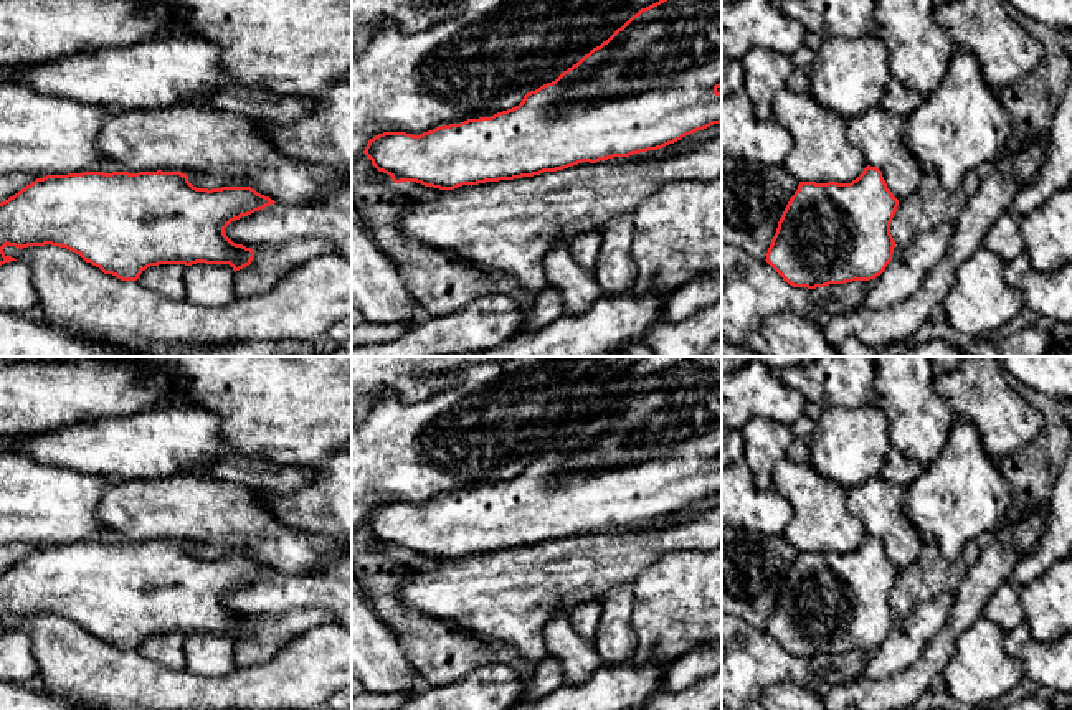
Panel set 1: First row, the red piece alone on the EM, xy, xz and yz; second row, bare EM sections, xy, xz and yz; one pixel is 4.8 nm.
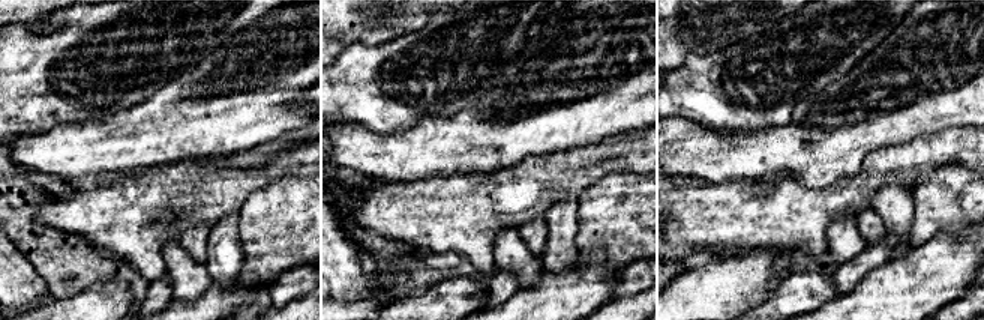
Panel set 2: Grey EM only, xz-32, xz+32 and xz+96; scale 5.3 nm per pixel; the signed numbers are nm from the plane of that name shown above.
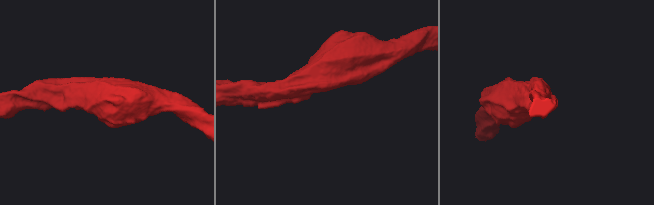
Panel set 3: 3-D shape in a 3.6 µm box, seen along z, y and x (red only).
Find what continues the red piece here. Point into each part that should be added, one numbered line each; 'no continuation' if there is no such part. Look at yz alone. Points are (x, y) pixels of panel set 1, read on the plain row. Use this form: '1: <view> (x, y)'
no continuation

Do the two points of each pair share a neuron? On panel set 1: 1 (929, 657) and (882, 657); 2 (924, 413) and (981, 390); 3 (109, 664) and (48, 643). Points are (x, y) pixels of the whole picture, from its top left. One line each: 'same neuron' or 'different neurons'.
1: different neurons
2: different neurons
3: same neuron

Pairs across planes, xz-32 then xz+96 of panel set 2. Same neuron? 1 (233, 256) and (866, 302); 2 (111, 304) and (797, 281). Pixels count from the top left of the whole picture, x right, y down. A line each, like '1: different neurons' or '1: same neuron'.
1: different neurons
2: same neuron

